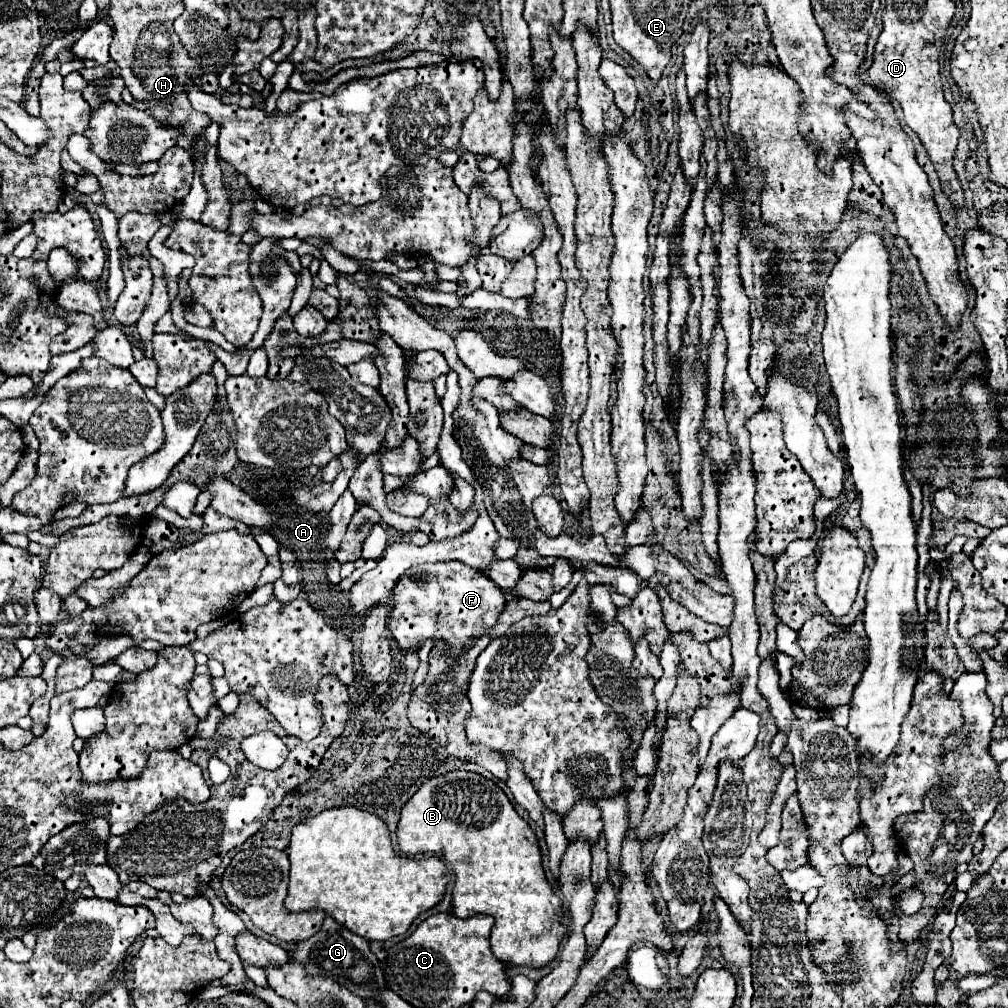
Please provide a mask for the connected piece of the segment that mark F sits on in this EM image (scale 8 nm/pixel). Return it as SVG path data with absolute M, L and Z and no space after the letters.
M451 560L451 562L435 562L435 564L425 564L419 570L407 570L399 582L393 588L393 606L391 606L391 614L389 614L389 630L393 634L393 638L397 640L397 644L403 650L409 648L419 648L423 646L427 640L433 640L433 644L447 644L449 646L449 658L447 664L453 664L459 654L469 652L469 648L475 644L475 640L487 632L489 628L493 628L497 624L499 614L505 608L505 594L499 586L495 586L495 582L491 578L487 578L487 574L459 562L459 560Z

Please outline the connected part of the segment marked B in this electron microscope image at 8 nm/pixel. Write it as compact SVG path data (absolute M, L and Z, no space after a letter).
M453 770L425 782L401 808L397 824L397 844L403 854L443 854L455 872L453 914L469 918L473 914L489 914L495 918L491 928L491 952L505 964L527 964L541 968L558 955L559 942L567 928L561 924L561 900L551 890L543 866L537 838L531 826L515 812L505 792L489 778Z

